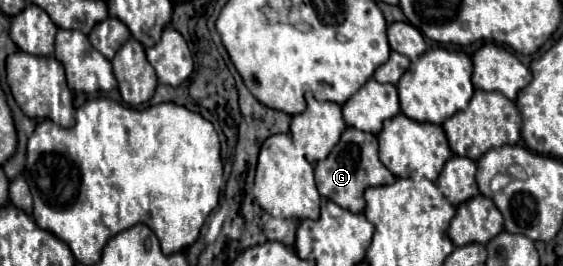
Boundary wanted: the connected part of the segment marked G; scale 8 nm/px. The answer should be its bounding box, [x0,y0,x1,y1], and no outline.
[315,128,395,212]

